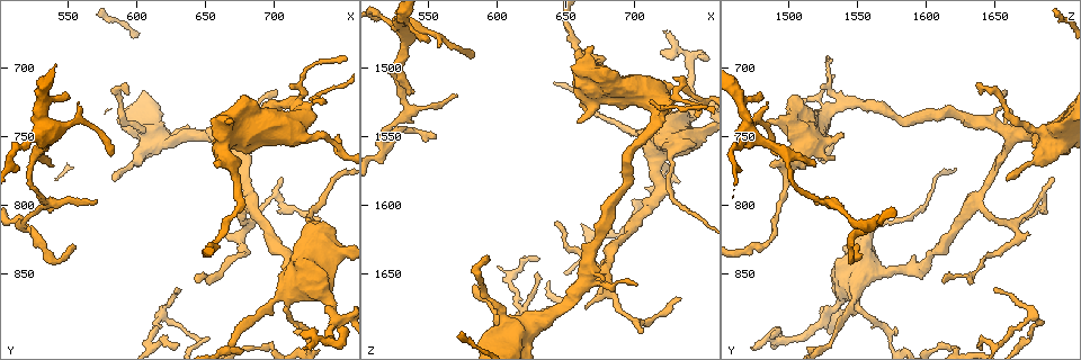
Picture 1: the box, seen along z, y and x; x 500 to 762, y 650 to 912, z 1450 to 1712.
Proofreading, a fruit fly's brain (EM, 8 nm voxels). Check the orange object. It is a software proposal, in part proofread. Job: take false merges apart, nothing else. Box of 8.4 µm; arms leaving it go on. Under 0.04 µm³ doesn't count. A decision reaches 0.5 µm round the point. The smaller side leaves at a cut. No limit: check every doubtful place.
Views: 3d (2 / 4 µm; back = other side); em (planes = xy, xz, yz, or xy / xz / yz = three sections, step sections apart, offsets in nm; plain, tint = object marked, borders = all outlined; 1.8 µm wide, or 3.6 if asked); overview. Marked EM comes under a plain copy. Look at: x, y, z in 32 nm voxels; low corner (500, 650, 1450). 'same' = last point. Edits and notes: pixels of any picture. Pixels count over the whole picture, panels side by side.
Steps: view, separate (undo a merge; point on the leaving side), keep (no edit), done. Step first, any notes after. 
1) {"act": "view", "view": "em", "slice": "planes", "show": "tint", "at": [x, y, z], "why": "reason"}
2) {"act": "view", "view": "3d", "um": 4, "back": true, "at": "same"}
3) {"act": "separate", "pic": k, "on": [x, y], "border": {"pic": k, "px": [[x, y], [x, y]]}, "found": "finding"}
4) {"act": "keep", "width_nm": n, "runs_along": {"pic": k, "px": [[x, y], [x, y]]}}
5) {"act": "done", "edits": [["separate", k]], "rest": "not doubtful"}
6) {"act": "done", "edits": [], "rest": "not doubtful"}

{"act": "view", "view": "em", "um": 3.6, "slice": "xy", "step": 16, "show": "tint", "at": [746, 882, 1526], "why": "thick turns thin"}

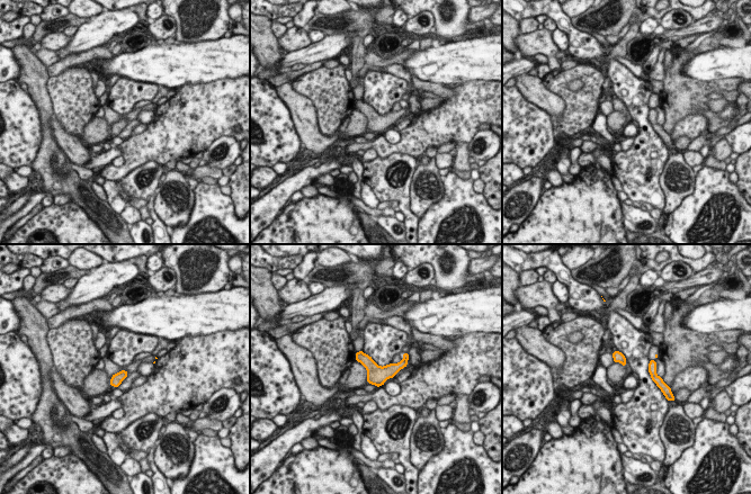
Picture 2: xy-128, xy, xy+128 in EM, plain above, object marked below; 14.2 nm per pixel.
{"act": "keep", "found": "continuous, no second cell"}

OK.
{"act": "view", "view": "3d", "um": 4, "at": [534, 750, 1470], "why": "three arms meet"}

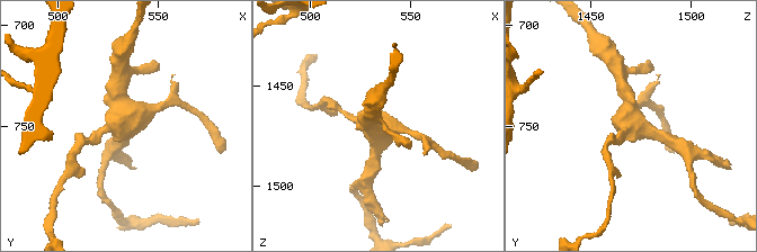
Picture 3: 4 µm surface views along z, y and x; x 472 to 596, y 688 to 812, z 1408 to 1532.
{"act": "view", "view": "em", "slice": "xz", "step": 8, "show": "tint", "at": [531, 747, 1471]}

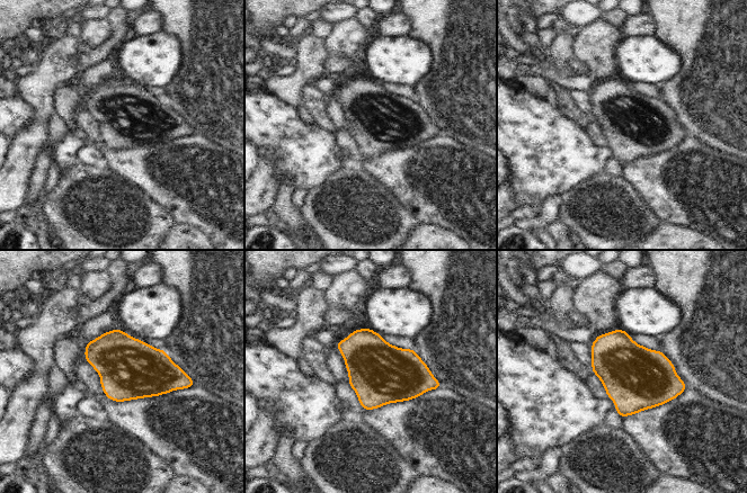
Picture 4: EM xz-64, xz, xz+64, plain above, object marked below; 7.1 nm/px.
{"act": "view", "view": "em", "slice": "planes", "show": "tint", "at": "same", "why": "cut it another way"}

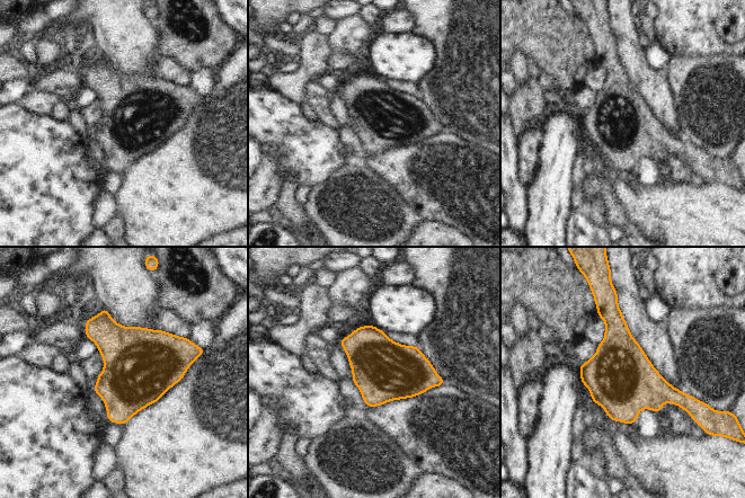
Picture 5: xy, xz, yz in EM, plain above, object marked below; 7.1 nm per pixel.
{"act": "keep", "width_nm": 440, "found": "all the same cell"}

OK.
{"act": "view", "view": "em", "um": 3.6, "slice": "planes", "show": "tint", "at": [716, 856, 1550], "why": "sharp bend"}

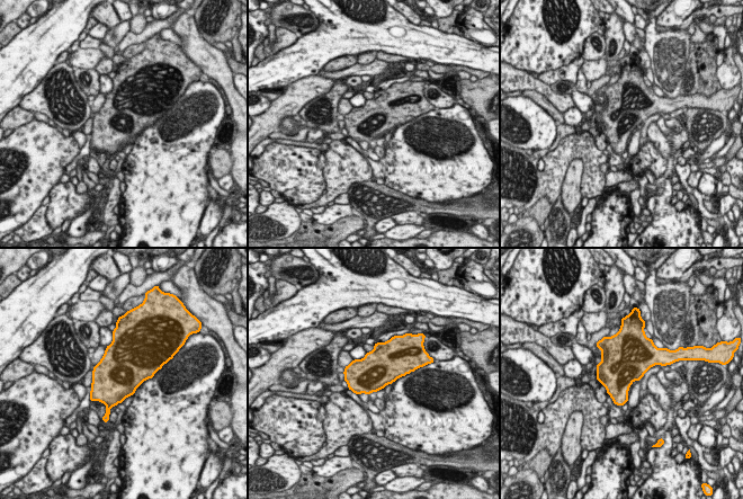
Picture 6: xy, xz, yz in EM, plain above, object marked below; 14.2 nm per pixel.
{"act": "keep", "found": "one cell here"}

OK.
{"act": "view", "view": "3d", "um": 4, "at": [662, 748, 1660], "why": "arms part here"}

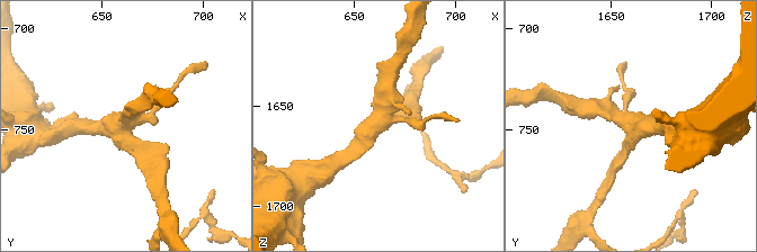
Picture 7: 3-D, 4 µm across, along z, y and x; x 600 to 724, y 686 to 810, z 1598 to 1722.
{"act": "view", "view": "em", "um": 3.6, "slice": "planes", "show": "tint", "at": [662, 747, 1659], "why": "now the EM"}

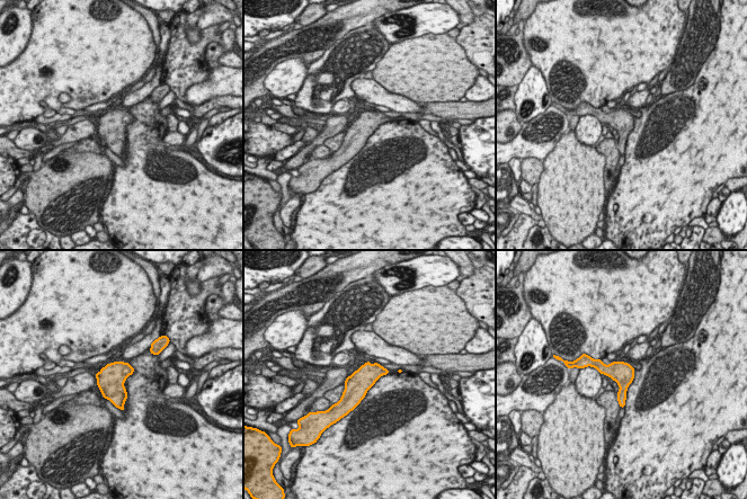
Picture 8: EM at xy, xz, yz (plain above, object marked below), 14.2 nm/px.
{"act": "keep", "width_nm": 320, "found": "one cell here"}

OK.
{"act": "done", "edits": [], "rest": "not doubtful"}

